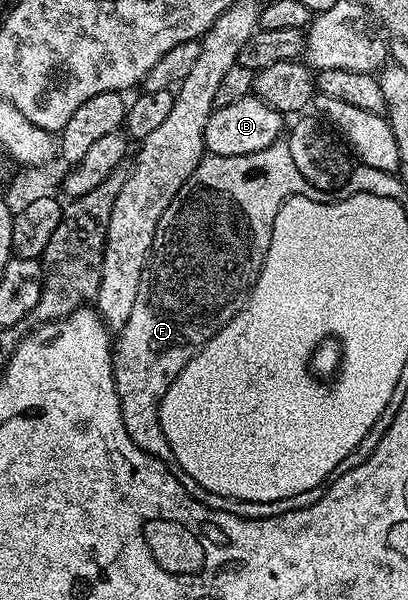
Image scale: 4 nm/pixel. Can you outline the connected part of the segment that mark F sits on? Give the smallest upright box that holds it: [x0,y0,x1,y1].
[114,140,312,462]

